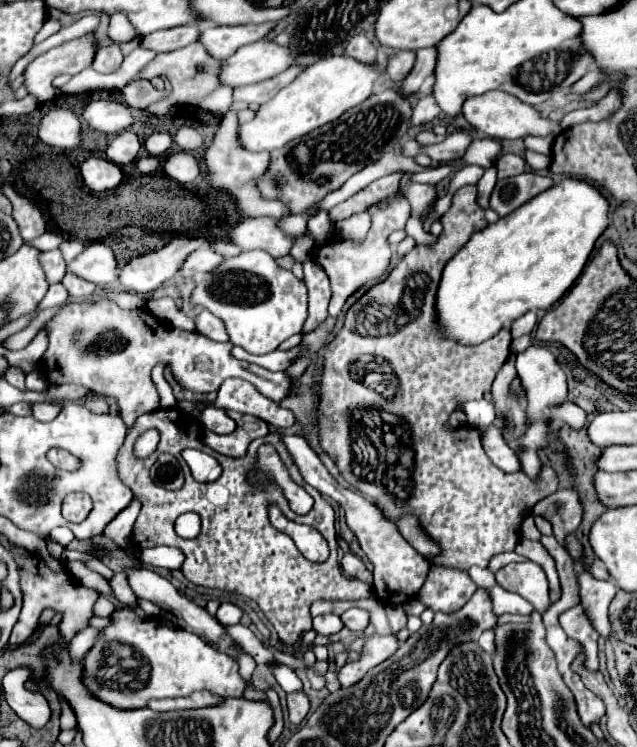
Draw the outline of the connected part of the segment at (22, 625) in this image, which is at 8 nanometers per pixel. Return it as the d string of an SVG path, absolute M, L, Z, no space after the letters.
M14 554L14 560L18 562L18 570L20 570L20 586L22 586L22 594L24 594L24 606L22 606L22 612L20 612L20 618L10 634L10 644L18 644L18 642L24 642L34 630L39 627L40 614L44 608L54 608L56 612L62 612L62 622L60 622L60 632L62 636L66 638L72 638L72 634L80 628L86 626L88 618L92 616L92 606L98 598L98 592L92 590L92 588L86 588L86 586L80 586L76 584L68 574L64 576L56 576L54 572L50 572L44 564L42 558L38 556L32 556L28 554L28 558L20 558L18 554Z

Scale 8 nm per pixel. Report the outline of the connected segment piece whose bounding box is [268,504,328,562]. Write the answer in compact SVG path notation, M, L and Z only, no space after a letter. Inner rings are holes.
M276 504L268 506L268 518L276 530L284 532L294 540L298 550L312 562L324 562L328 558L328 544L324 538L310 526L300 526L296 522L290 522L280 508L276 510Z

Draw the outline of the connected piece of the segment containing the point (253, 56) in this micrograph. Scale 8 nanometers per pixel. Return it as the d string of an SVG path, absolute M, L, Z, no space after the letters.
M258 40L224 58L218 78L222 84L236 88L272 78L288 66L292 66L292 54L288 54L288 48L270 40Z

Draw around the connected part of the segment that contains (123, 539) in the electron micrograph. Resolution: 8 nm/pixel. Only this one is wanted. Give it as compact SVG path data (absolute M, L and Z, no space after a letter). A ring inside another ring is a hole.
M132 500L132 504L122 510L122 514L118 514L104 530L104 534L108 538L112 538L118 546L126 548L128 542L130 542L130 534L132 534L132 528L134 528L134 522L136 522L136 516L140 512L140 502L138 500Z

